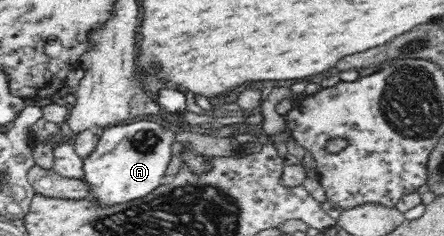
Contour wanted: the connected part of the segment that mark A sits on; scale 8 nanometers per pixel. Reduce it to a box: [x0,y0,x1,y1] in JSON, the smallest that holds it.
[83,120,175,207]

